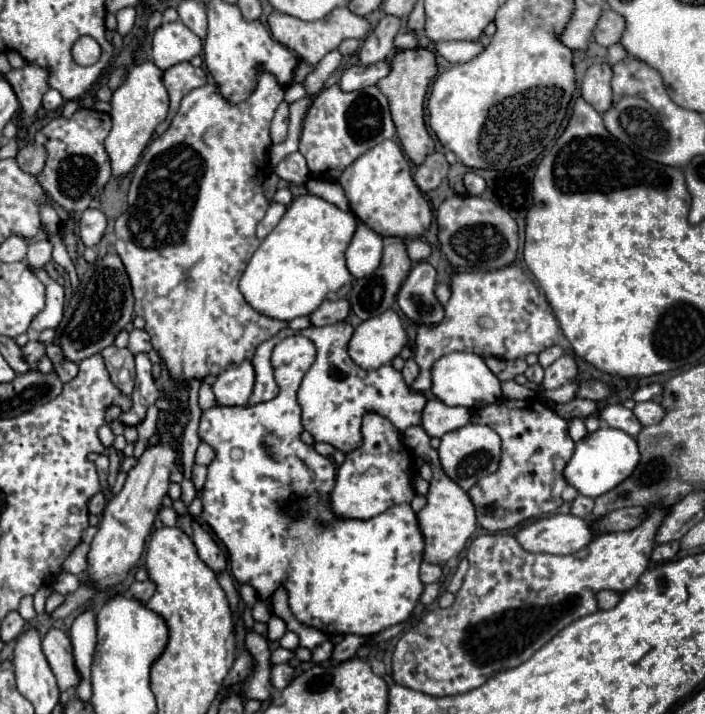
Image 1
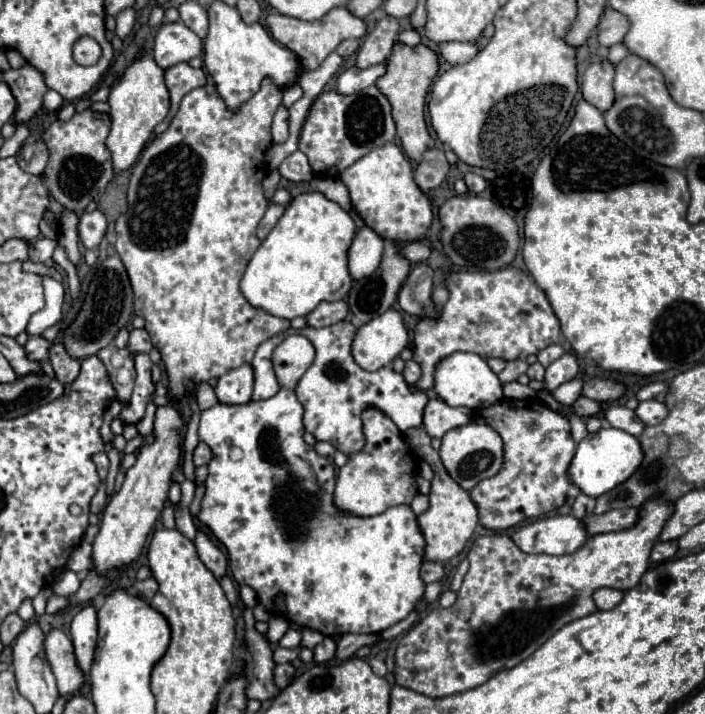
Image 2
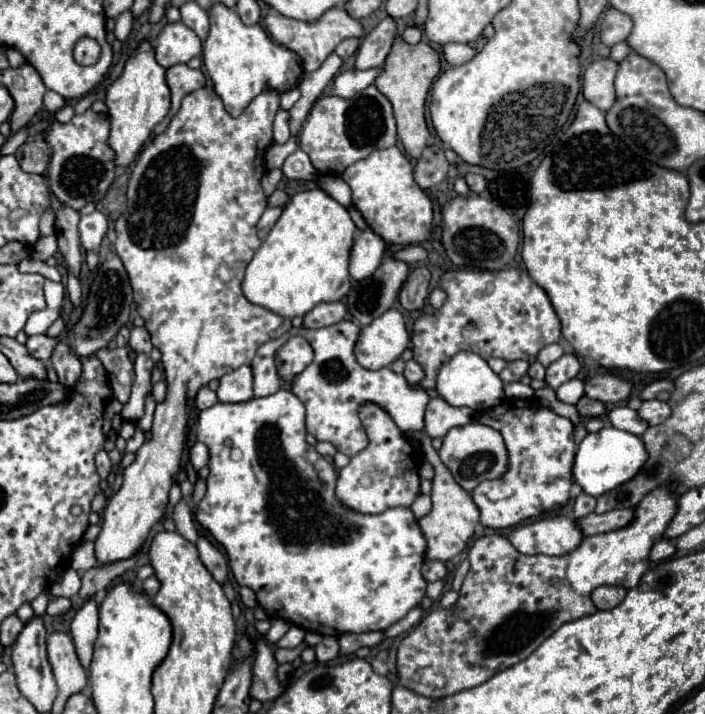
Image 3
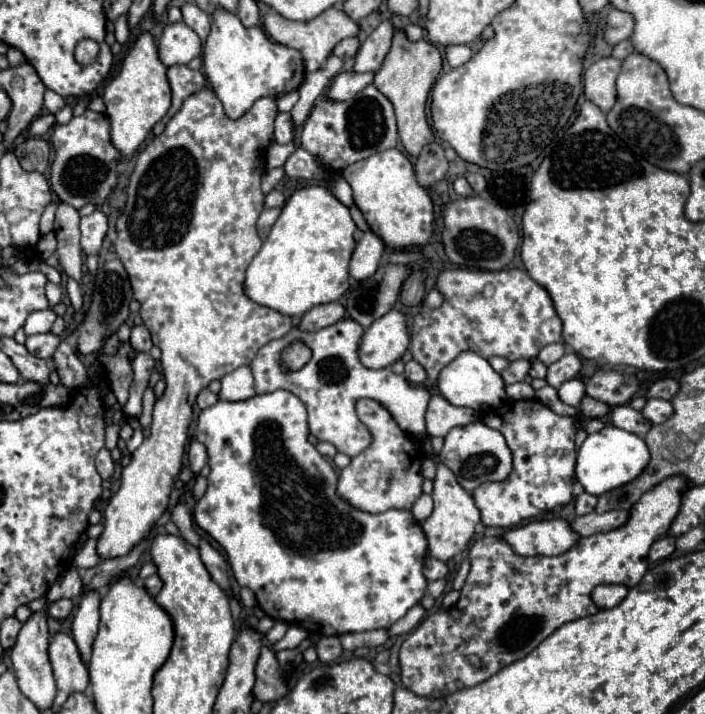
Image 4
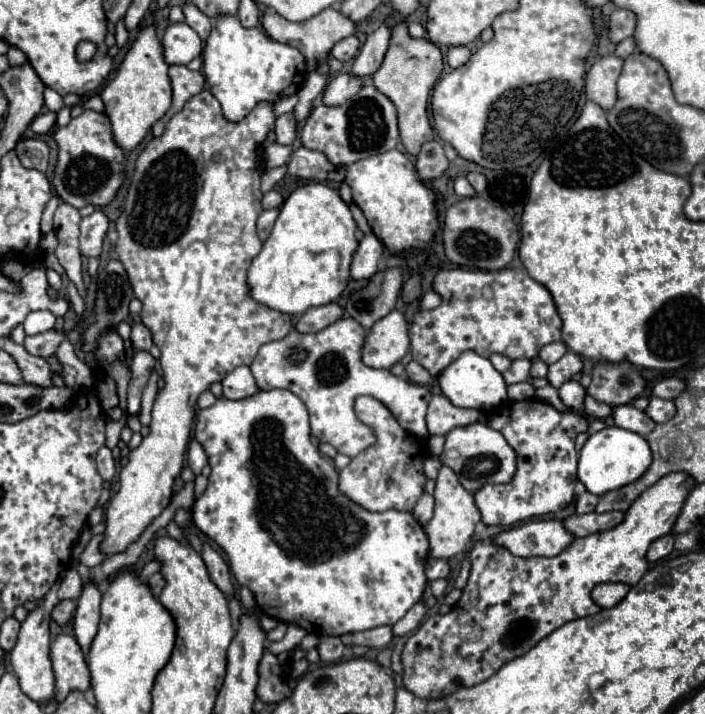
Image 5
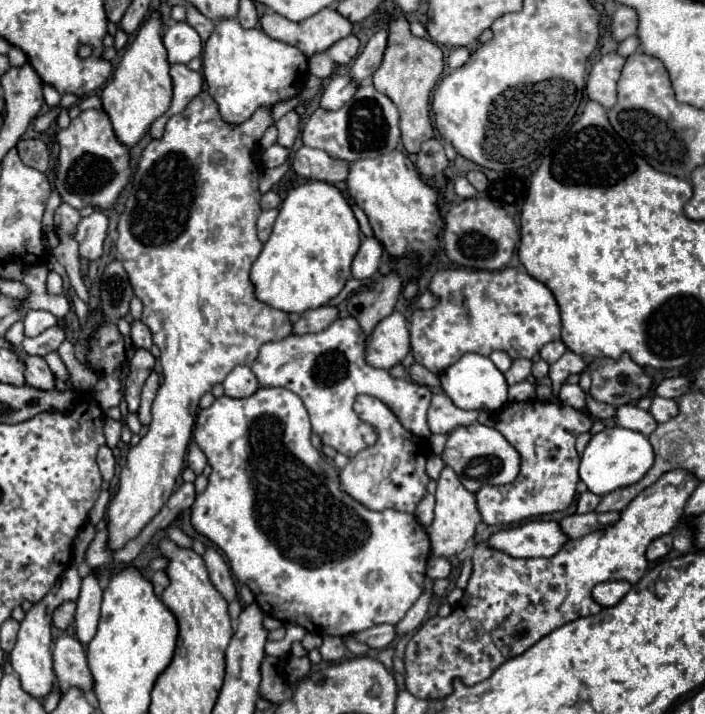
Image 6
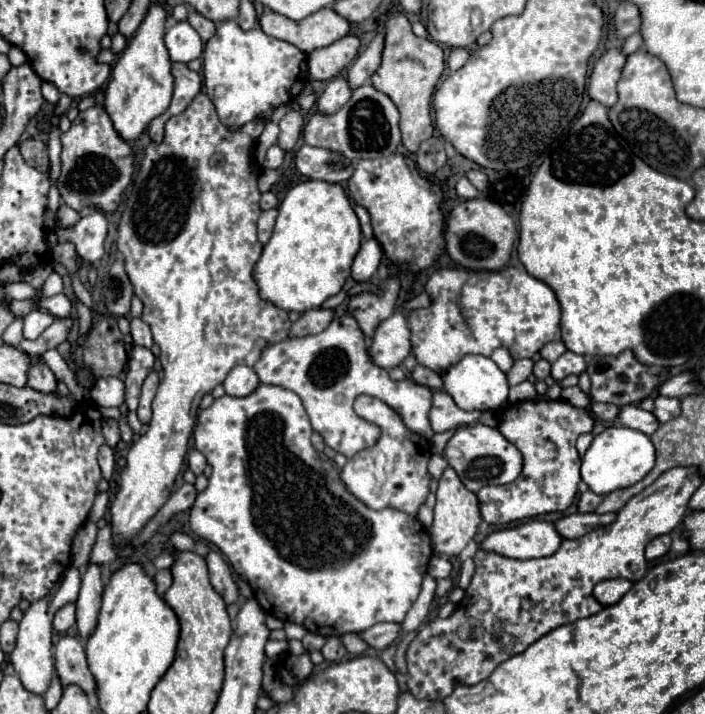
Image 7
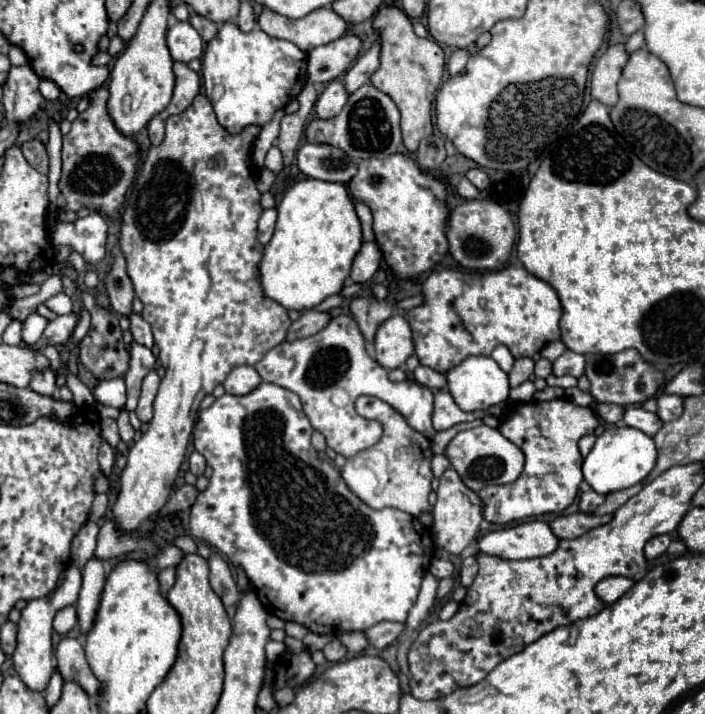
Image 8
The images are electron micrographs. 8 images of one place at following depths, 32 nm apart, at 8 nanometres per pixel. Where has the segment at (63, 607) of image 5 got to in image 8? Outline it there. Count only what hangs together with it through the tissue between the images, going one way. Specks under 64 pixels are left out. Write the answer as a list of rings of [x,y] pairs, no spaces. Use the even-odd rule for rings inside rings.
[[[68,606],[68,608],[62,608],[58,614],[56,614],[56,618],[54,618],[54,630],[58,632],[58,634],[66,634],[68,630],[72,630],[72,626],[76,624],[76,608],[74,606]]]

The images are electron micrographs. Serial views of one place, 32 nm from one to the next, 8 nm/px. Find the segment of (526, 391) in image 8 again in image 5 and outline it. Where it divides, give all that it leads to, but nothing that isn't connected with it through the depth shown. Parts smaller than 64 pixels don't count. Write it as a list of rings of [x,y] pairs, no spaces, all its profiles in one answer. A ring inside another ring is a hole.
[[[520,382],[508,386],[508,398],[510,400],[532,400],[534,398],[534,386],[530,382]]]

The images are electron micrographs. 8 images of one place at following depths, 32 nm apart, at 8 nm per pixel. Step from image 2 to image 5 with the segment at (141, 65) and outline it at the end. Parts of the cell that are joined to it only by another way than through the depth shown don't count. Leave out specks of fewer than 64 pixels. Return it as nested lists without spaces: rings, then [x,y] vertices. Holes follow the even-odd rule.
[[[154,24],[140,30],[138,38],[118,66],[114,80],[104,86],[100,98],[104,102],[104,112],[112,122],[112,134],[116,144],[128,152],[136,148],[148,134],[152,124],[166,114],[172,100],[172,86],[168,76],[168,64],[164,60],[164,48],[160,44]]]

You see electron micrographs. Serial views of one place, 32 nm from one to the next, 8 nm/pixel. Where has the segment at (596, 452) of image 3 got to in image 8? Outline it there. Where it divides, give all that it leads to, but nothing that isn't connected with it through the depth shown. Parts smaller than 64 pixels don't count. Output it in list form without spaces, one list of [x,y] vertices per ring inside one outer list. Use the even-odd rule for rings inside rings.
[[[614,426],[596,438],[592,452],[584,458],[584,480],[600,494],[610,494],[616,490],[630,488],[638,482],[644,482],[656,464],[656,444],[654,440],[630,426]]]

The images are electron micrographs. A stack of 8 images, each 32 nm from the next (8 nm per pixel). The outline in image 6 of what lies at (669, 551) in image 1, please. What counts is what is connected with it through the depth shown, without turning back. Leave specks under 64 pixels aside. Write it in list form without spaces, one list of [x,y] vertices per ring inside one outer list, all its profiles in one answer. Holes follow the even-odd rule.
[[[670,534],[660,536],[660,538],[656,538],[656,540],[648,546],[646,558],[648,558],[648,560],[658,560],[658,558],[666,556],[666,554],[670,552],[670,548],[672,548],[672,536],[670,536]]]

